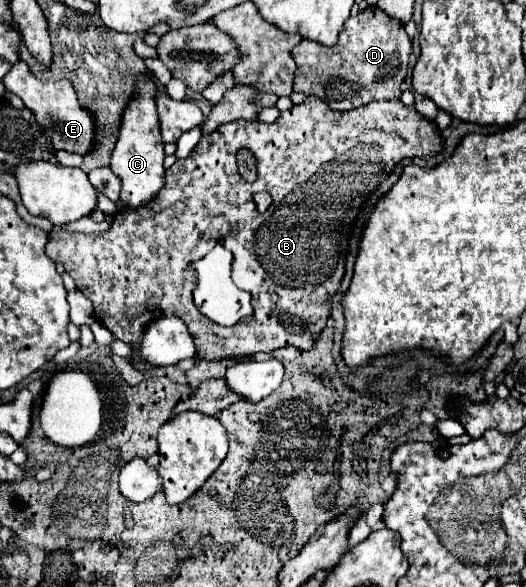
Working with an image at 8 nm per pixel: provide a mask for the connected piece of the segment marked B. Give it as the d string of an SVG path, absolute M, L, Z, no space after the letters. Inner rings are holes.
M307 97L305 103L301 105L293 105L289 111L283 111L279 115L279 119L271 125L261 123L261 121L235 121L235 123L227 123L223 127L217 127L217 131L213 131L207 137L201 137L201 141L197 143L197 147L193 149L193 153L187 159L179 159L171 165L171 169L165 171L165 185L163 191L159 191L159 195L155 195L155 203L151 203L151 207L139 207L139 211L119 211L111 223L111 227L101 233L101 235L71 235L65 231L57 231L57 233L49 233L49 243L47 243L47 255L55 261L61 263L65 267L65 271L73 277L73 281L77 283L77 289L93 303L95 309L95 319L105 325L115 339L131 345L133 349L141 347L143 341L143 331L147 329L147 325L155 319L167 317L167 315L179 315L179 319L183 319L183 323L187 325L187 329L191 331L193 339L195 339L195 347L197 347L197 359L233 359L233 357L251 357L255 353L271 353L275 349L281 347L297 347L301 351L311 349L315 337L321 333L321 329L325 327L325 321L329 317L329 307L331 307L331 295L339 289L339 283L343 279L343 271L345 271L345 251L347 251L347 231L351 227L351 221L355 219L355 211L351 211L349 203L353 197L365 199L379 183L381 179L393 171L395 163L399 163L405 157L433 157L437 153L443 151L443 143L441 137L437 133L437 127L433 125L433 121L425 119L423 115L419 115L415 111L415 107L407 107L403 105L399 99L397 101L371 101L369 105L351 109L351 111L333 111L329 109L327 103L323 103L319 97ZM239 149L249 149L257 161L257 181L247 183L239 173L237 173L237 165L235 165L235 157ZM257 191L267 191L273 197L271 207L261 215L255 209L255 201L253 195ZM215 235L217 239L223 235L225 239L225 247L233 253L233 267L235 267L235 279L239 285L243 285L245 291L249 291L253 295L253 315L249 319L243 319L241 323L235 323L235 327L219 327L217 323L211 323L207 317L203 317L199 313L199 309L195 307L193 302L193 289L195 289L196 273L191 263L201 259L213 245L215 245Z

